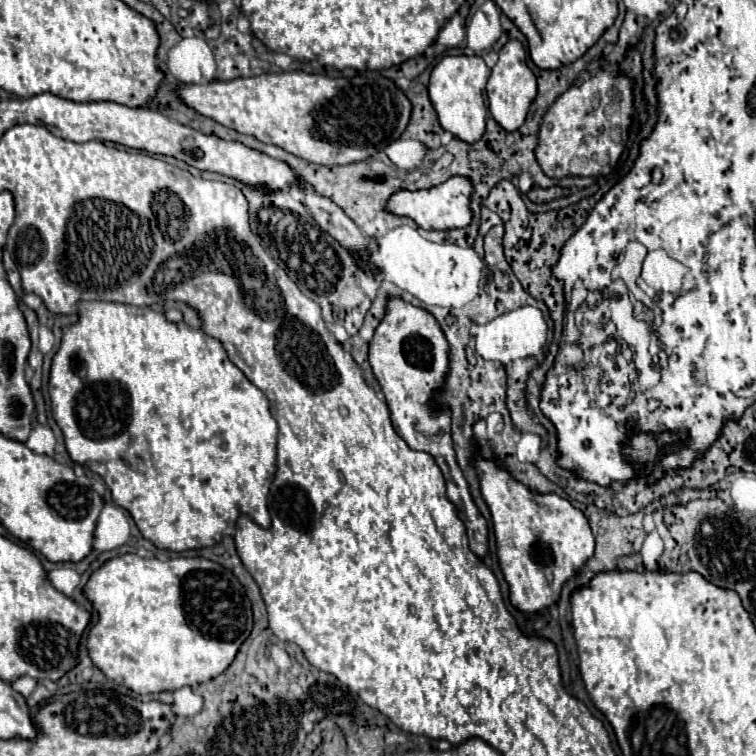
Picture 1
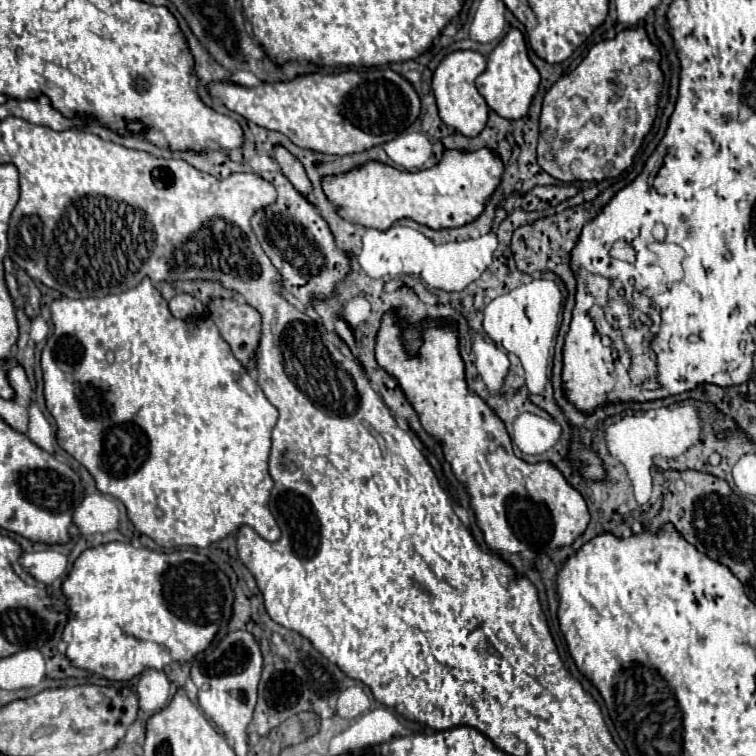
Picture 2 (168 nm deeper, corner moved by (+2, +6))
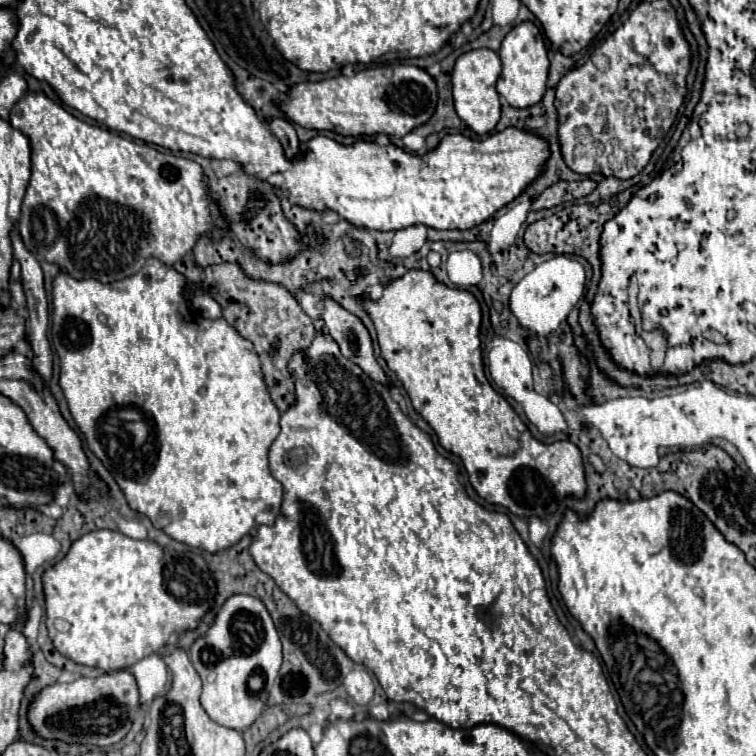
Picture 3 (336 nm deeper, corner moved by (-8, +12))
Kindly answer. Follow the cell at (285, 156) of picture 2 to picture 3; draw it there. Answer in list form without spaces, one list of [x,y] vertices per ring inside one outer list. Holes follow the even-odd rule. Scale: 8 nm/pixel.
[[[270,118],[268,120],[268,126],[270,126],[270,132],[282,142],[284,146],[284,152],[288,158],[296,156],[300,150],[298,150],[298,136],[296,136],[296,130],[294,126],[286,120],[286,118]]]

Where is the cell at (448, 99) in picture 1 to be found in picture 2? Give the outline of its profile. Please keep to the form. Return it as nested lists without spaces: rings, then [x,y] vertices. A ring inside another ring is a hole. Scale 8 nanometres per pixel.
[[[456,50],[456,52],[450,52],[432,74],[432,90],[436,96],[436,104],[438,104],[442,122],[468,138],[480,134],[480,130],[486,126],[486,118],[488,118],[488,104],[486,104],[484,96],[480,96],[480,92],[474,84],[478,74],[482,74],[484,70],[486,70],[486,58],[480,52]]]

